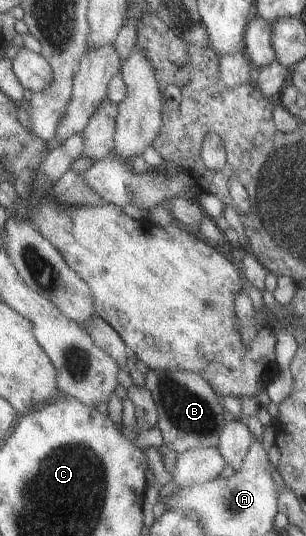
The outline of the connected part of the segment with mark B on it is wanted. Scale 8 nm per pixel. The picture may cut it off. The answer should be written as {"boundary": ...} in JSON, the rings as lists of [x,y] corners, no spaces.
{"boundary":[[[154,370],[145,374],[145,387],[156,403],[157,425],[164,443],[175,450],[177,456],[189,448],[217,447],[226,420],[223,402],[214,389],[198,373],[183,370]]]}

